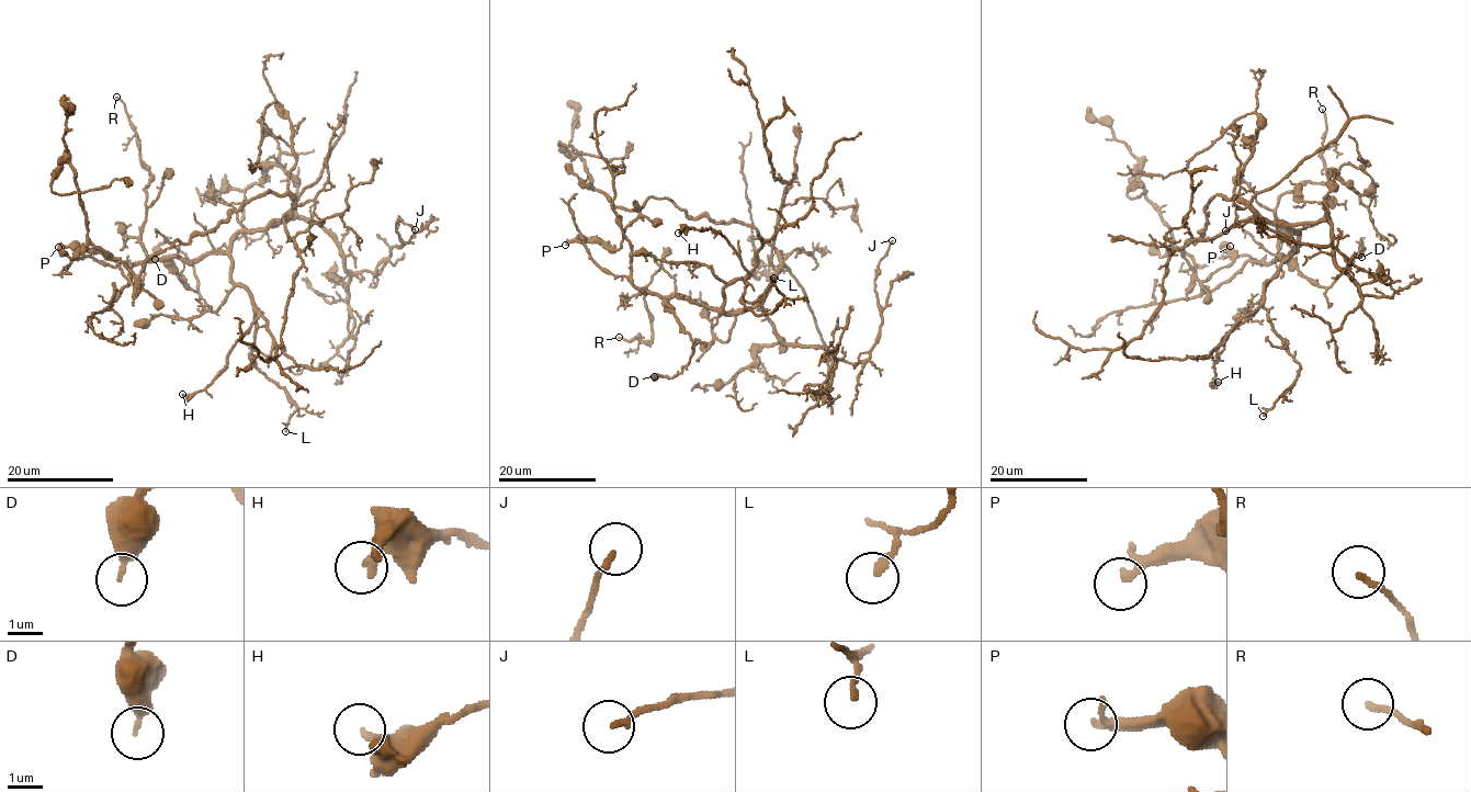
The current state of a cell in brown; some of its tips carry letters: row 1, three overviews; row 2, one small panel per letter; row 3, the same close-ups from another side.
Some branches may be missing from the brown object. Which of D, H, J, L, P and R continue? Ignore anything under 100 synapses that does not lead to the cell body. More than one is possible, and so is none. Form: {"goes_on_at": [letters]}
{"goes_on_at": []}

